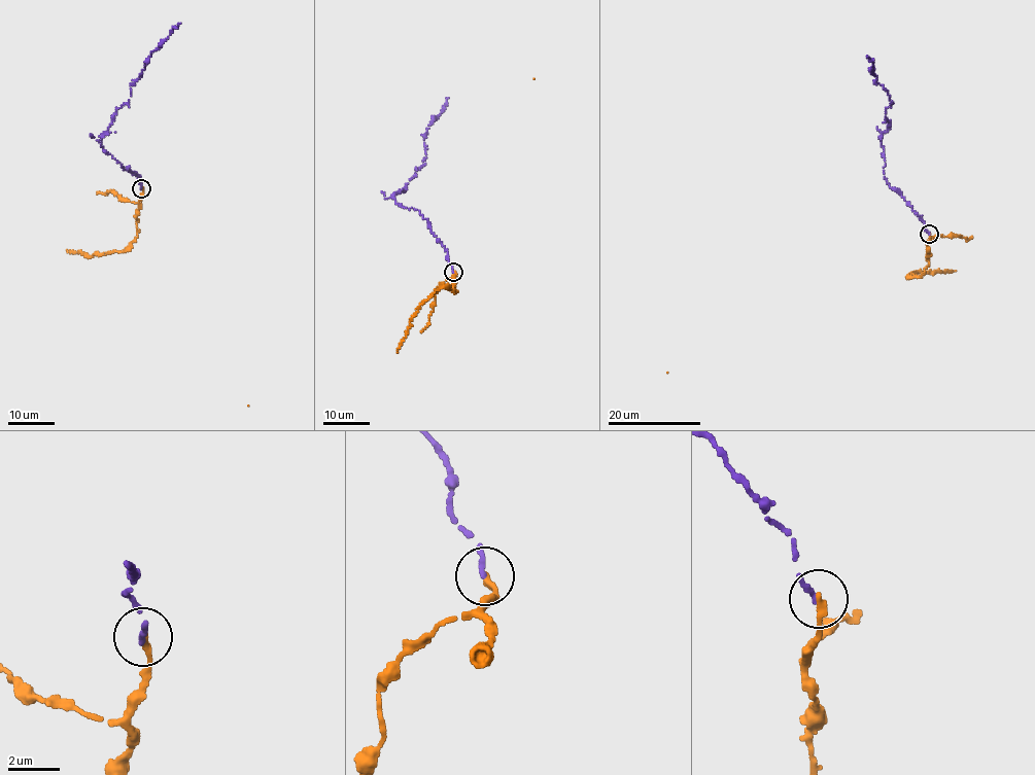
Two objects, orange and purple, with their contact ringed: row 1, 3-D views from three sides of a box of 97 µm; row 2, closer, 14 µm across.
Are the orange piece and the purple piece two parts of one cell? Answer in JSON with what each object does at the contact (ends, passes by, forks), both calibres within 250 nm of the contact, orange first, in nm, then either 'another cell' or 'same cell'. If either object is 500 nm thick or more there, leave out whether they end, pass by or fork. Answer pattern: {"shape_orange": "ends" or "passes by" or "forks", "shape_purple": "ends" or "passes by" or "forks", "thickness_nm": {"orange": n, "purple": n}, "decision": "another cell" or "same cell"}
{"shape_orange": "ends", "shape_purple": "ends", "thickness_nm": {"orange": 280, "purple": 240}, "decision": "another cell"}

